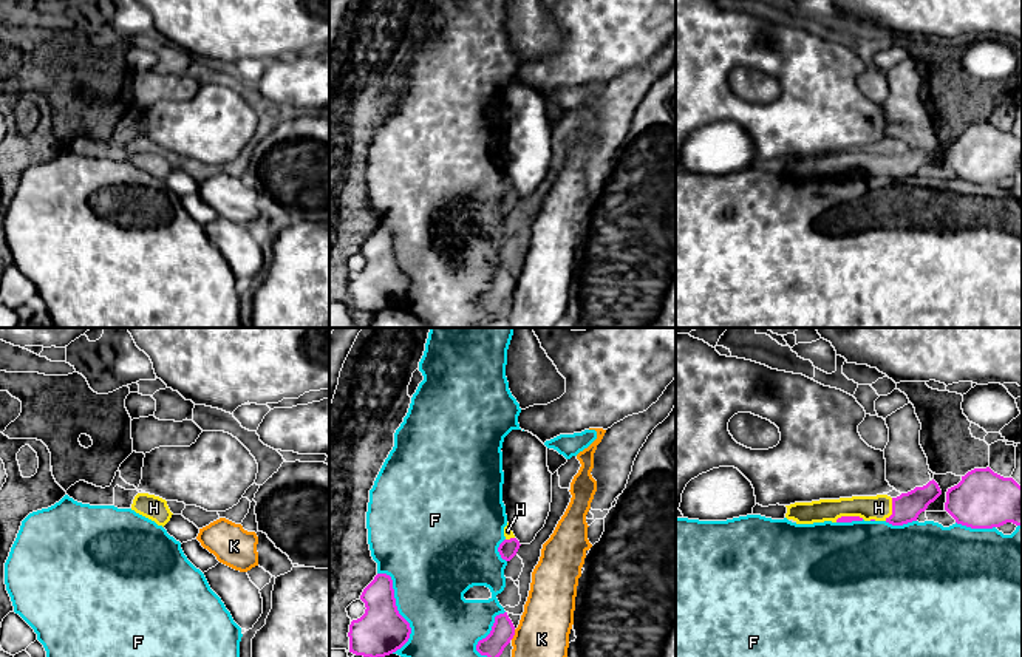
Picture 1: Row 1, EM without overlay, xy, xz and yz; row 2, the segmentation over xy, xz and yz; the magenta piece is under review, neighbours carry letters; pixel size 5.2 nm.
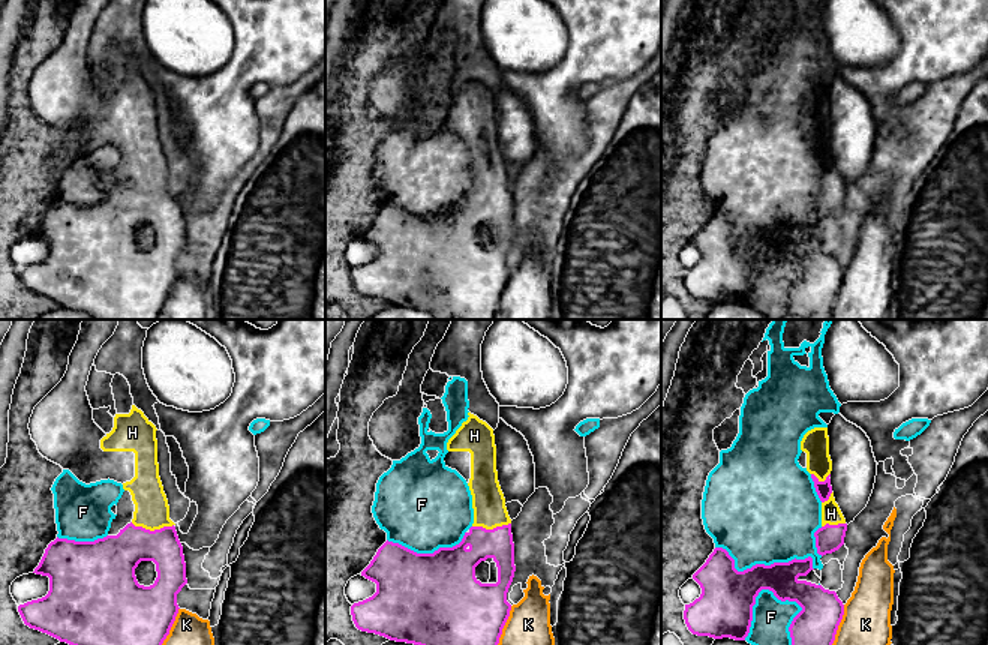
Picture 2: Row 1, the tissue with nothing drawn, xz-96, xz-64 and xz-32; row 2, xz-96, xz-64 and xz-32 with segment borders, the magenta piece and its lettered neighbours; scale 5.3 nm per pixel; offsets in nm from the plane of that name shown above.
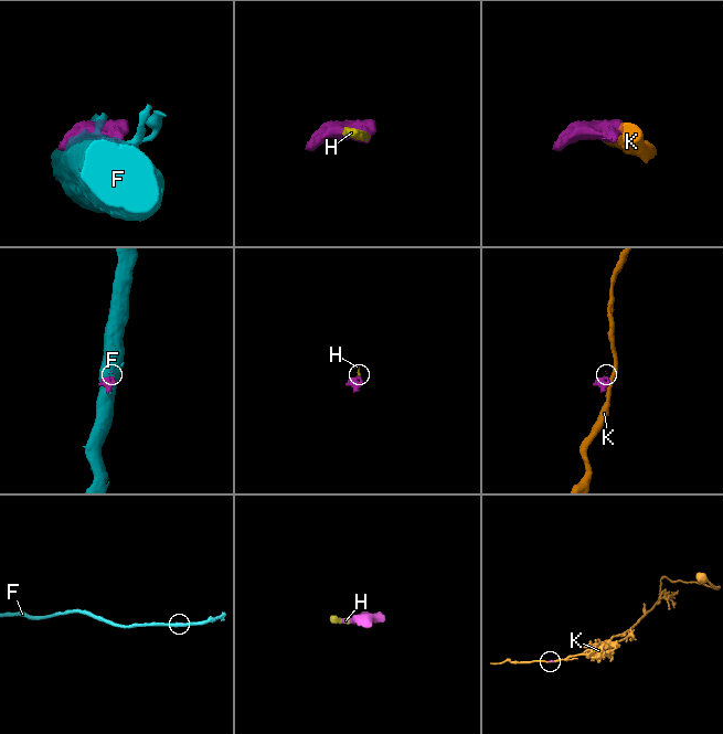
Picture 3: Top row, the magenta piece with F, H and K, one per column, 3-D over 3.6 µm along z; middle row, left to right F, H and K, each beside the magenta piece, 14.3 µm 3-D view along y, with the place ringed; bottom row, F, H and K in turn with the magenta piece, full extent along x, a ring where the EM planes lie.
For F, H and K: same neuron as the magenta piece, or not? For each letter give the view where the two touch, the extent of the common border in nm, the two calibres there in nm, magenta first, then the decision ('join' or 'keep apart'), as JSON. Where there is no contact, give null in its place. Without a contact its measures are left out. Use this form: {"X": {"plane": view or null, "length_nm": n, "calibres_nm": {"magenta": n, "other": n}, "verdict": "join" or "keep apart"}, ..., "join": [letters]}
{"F": {"plane": "xz", "length_nm": 440, "calibres_nm": {"magenta": 260, "other": 400}, "verdict": "keep apart"}, "H": {"plane": "yz", "length_nm": 130, "calibres_nm": {"magenta": 150, "other": 130}, "verdict": "join"}, "K": {"plane": "xz", "length_nm": 60, "calibres_nm": {"magenta": 120, "other": 280}, "verdict": "keep apart"}, "join": ["H"]}

